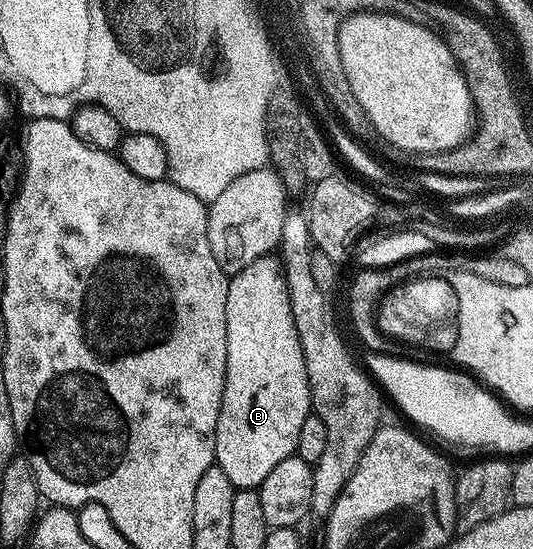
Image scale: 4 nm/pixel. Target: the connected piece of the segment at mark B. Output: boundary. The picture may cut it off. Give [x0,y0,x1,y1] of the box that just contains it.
[215,256,313,490]

